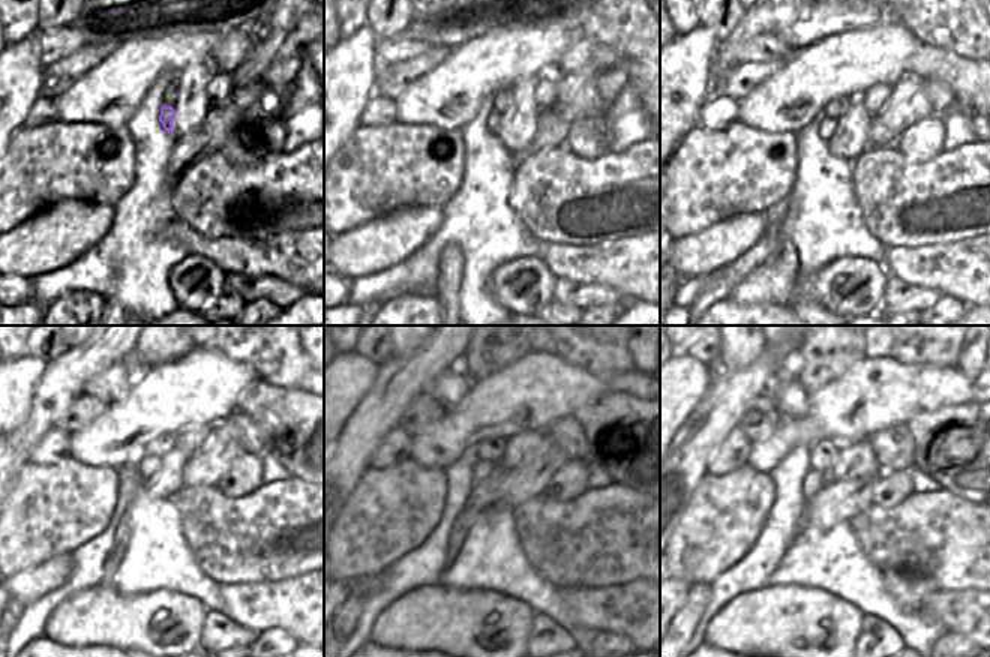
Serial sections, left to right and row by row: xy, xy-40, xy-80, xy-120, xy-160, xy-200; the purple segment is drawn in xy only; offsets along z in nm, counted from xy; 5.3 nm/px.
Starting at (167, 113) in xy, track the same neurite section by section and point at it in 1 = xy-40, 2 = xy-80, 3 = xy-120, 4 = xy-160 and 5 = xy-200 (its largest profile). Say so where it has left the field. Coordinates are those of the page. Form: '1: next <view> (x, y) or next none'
1: next xy-40 (494, 120)
2: next xy-80 (827, 128)
3: next xy-120 (147, 467)
4: next xy-160 (482, 468)
5: next xy-200 (813, 480)

